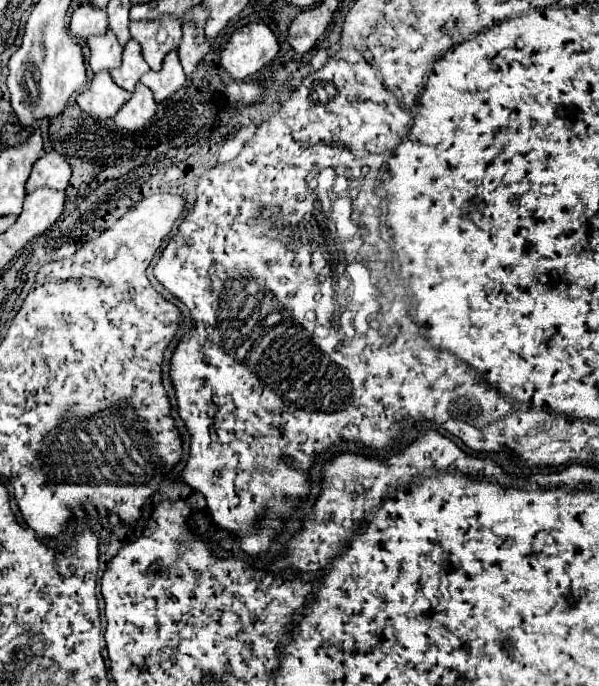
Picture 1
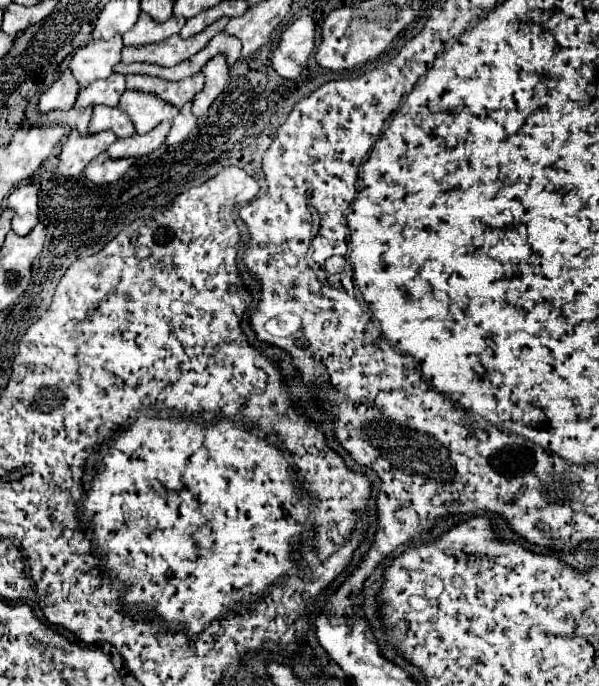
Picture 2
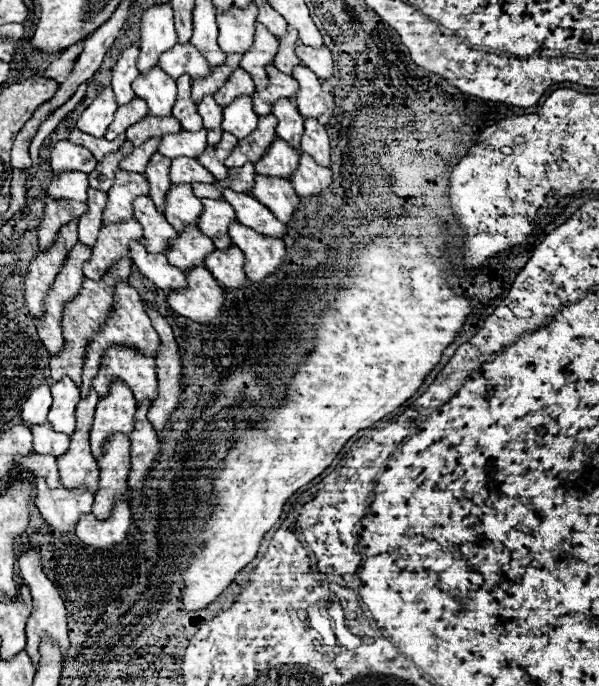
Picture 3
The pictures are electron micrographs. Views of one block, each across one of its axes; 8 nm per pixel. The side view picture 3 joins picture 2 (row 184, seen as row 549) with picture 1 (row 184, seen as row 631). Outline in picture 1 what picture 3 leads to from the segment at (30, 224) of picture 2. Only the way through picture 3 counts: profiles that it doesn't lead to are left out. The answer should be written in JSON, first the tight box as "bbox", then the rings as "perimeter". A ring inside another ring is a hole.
{"bbox":[26,152,70,192],"perimeter":[[[48,152],[40,160],[36,160],[32,174],[26,182],[26,192],[34,192],[36,188],[52,188],[52,190],[66,190],[70,180],[70,166],[58,152]]]}

